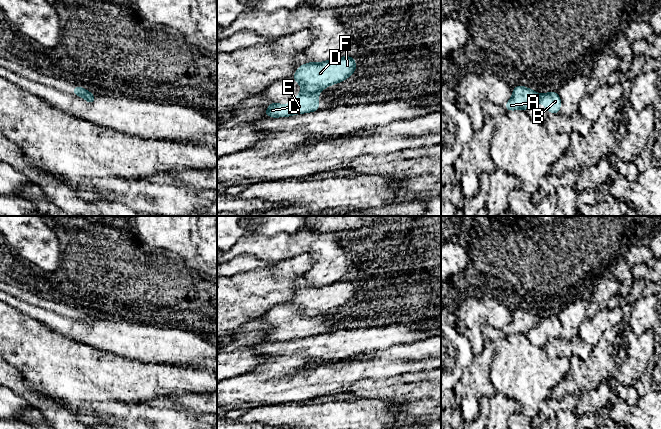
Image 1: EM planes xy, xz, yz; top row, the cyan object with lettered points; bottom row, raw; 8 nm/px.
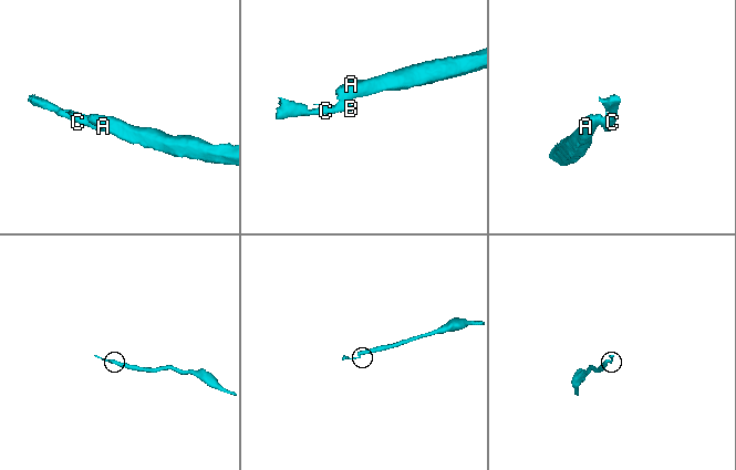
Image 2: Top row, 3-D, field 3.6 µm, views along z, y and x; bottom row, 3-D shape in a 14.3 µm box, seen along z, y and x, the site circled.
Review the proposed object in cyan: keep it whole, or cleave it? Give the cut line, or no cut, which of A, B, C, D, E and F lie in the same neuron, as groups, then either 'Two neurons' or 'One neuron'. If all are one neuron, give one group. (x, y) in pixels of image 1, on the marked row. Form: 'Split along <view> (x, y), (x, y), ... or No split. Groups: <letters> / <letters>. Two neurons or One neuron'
Split along xz (318, 90), (304, 92). Groups: A D F / B C E. Two neurons

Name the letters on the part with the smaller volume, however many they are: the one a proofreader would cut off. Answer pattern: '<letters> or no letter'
B, C, E

